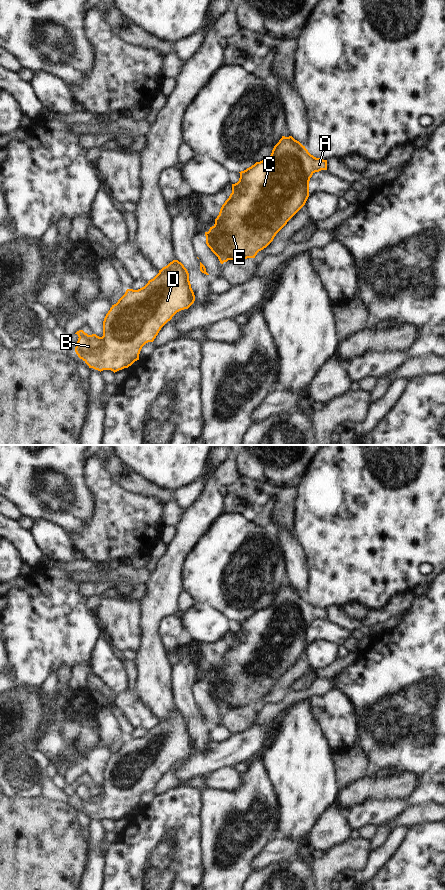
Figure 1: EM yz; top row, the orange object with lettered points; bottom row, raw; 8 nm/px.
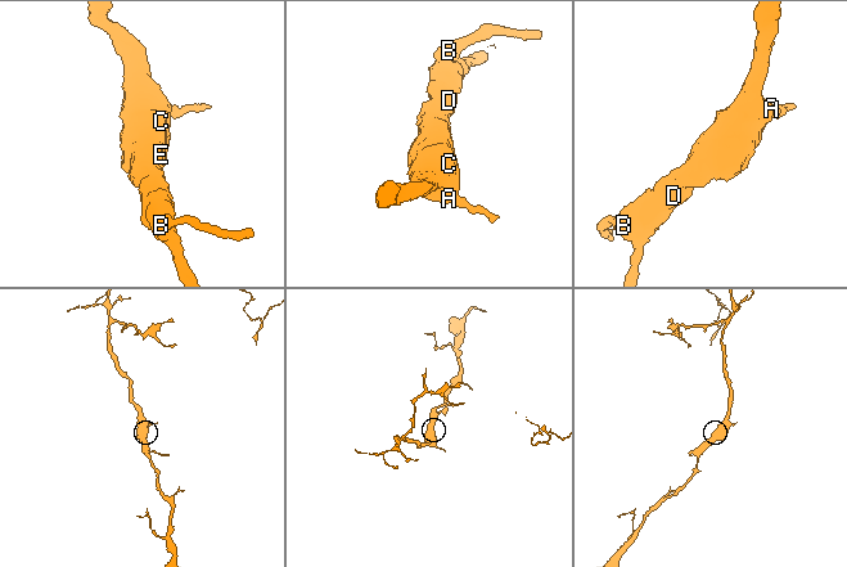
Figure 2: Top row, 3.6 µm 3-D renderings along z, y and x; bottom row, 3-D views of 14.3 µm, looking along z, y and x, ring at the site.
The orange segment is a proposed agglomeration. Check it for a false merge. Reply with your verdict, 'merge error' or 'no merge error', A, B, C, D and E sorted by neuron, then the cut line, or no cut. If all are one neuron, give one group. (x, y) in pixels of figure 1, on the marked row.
no merge error; groups A B C D E; cut none

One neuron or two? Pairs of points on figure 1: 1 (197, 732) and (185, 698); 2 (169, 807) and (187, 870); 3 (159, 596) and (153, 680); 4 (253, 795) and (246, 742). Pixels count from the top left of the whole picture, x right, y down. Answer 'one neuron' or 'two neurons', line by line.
1: one neuron
2: one neuron
3: one neuron
4: two neurons

